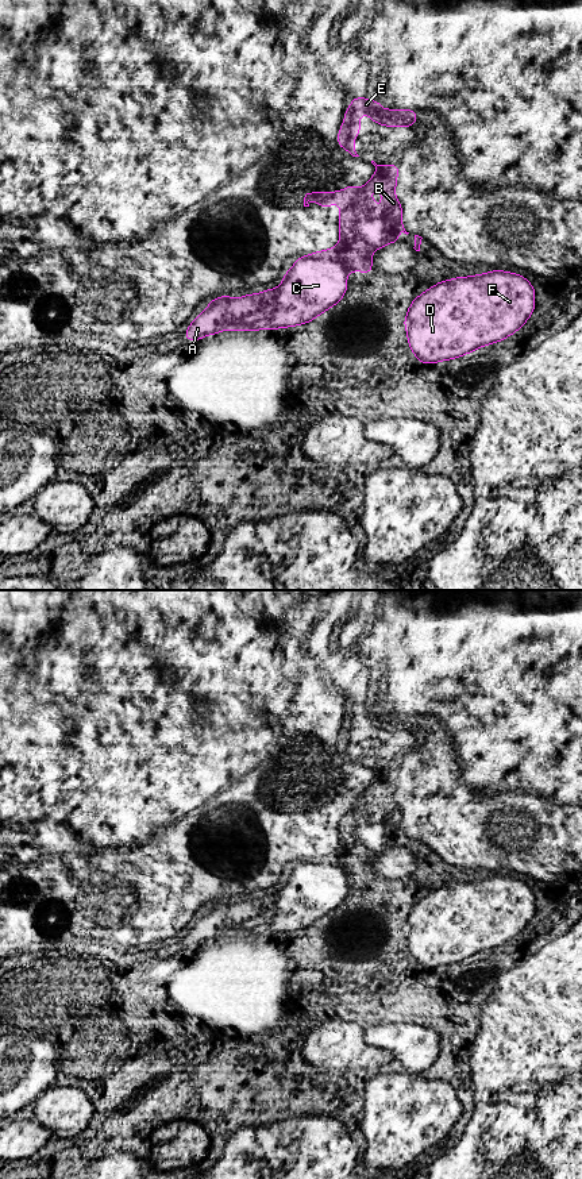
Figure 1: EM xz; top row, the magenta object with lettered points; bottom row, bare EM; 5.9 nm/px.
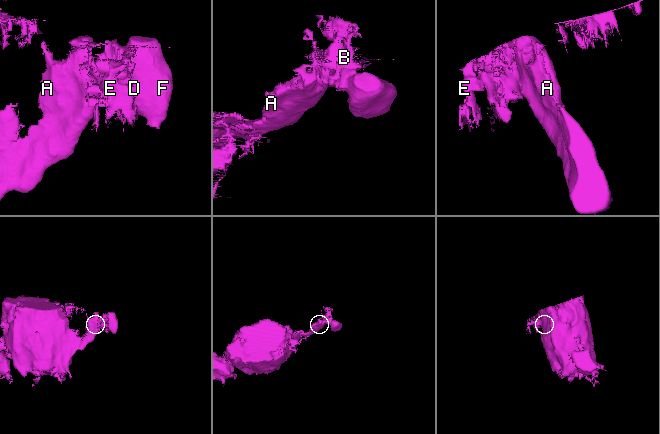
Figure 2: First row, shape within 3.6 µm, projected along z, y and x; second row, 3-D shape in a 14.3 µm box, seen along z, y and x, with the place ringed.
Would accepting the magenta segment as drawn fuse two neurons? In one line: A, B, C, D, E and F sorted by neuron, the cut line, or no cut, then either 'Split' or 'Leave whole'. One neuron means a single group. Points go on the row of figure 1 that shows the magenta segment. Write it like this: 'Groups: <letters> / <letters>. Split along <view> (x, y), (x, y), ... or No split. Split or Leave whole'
Groups: A C / B D E F. Split along xz (307, 255), (336, 259), (347, 270). Split

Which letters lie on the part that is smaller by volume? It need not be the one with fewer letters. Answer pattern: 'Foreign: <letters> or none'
Foreign: B, D, E, F

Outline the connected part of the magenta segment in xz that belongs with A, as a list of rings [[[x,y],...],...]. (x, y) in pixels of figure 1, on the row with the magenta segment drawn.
[[[301,257],[282,284],[240,298],[221,296],[189,324],[184,336],[199,340],[224,330],[255,331],[312,321],[338,304],[347,290],[347,269],[334,259]]]

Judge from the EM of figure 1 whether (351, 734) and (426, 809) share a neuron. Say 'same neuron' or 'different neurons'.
same neuron

